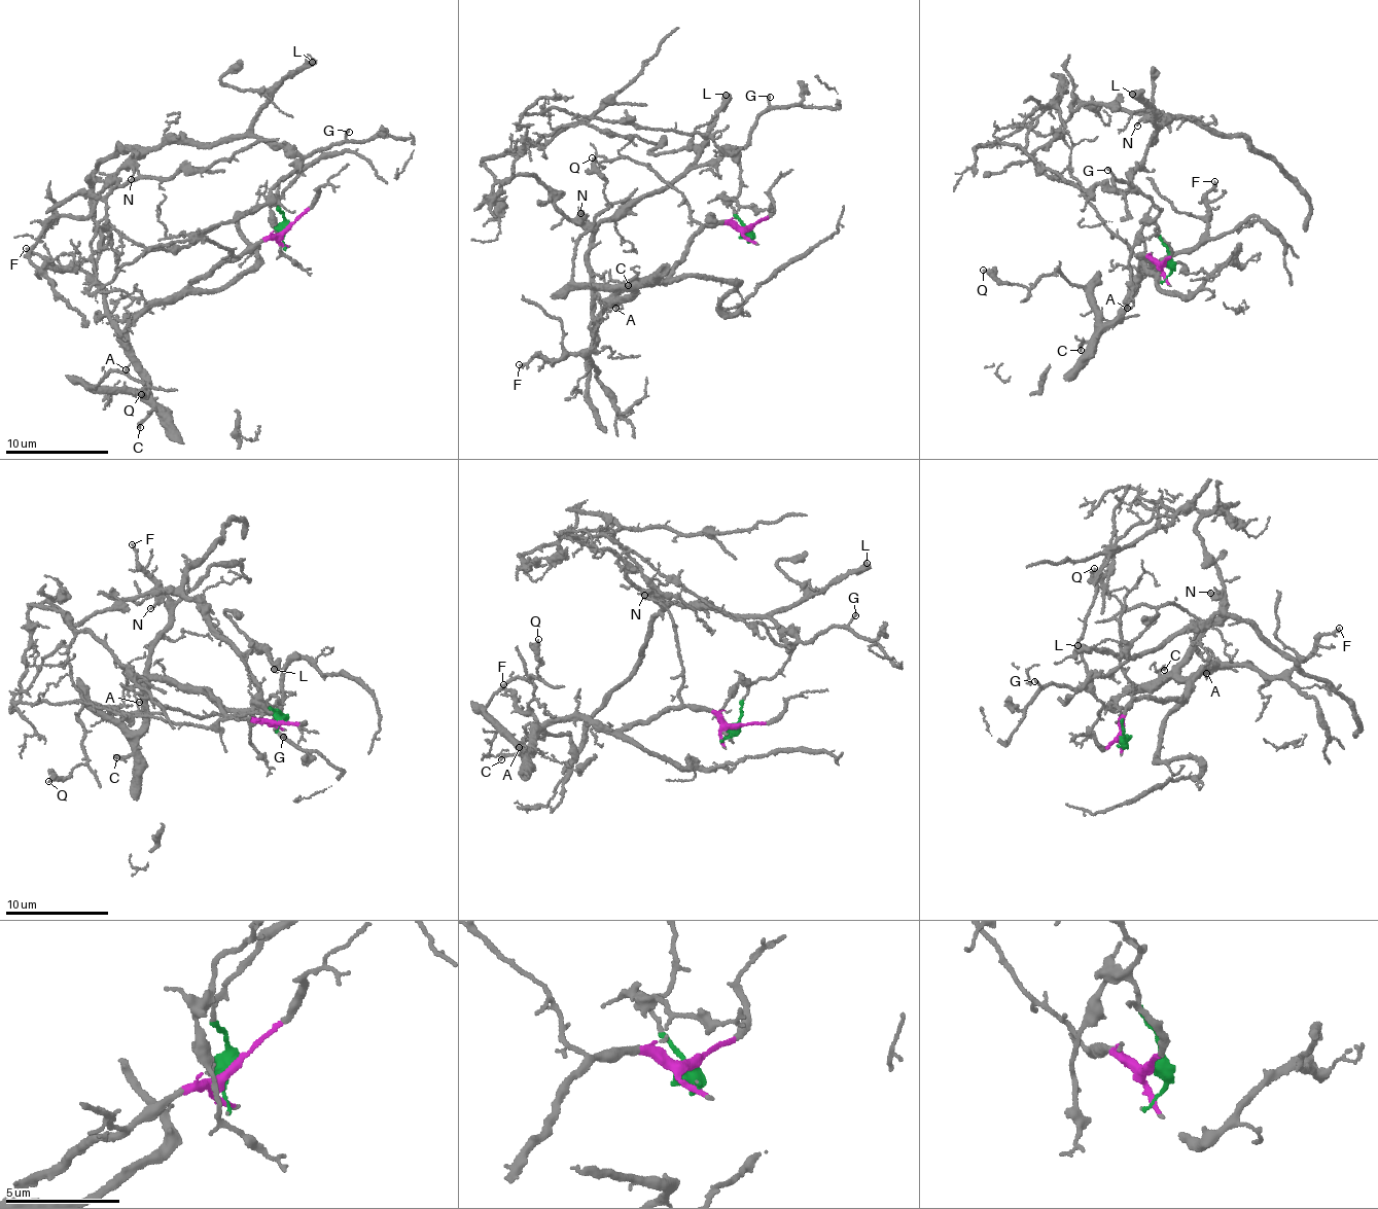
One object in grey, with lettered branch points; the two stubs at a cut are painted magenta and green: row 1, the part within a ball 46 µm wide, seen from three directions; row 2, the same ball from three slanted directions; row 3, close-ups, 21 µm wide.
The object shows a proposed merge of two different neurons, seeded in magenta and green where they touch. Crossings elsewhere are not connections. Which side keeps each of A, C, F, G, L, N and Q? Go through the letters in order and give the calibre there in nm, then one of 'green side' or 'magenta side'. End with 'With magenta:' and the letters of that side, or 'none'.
A: calibre 100 nm; magenta side
C: calibre 240 nm; magenta side
F: calibre 200 nm; magenta side
G: calibre 160 nm; green side
L: calibre 550 nm; green side
N: calibre 130 nm; green side
Q: calibre 300 nm; magenta side
With magenta: A, C, F, Q

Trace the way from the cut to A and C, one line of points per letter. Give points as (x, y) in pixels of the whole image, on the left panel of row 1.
A: (285, 226), (191, 282), (180, 294), (157, 298), (130, 326), (128, 345), (131, 361), (125, 368)
C: (285, 226), (191, 282), (180, 294), (157, 298), (130, 326), (131, 361), (143, 375), (150, 409), (139, 427)

